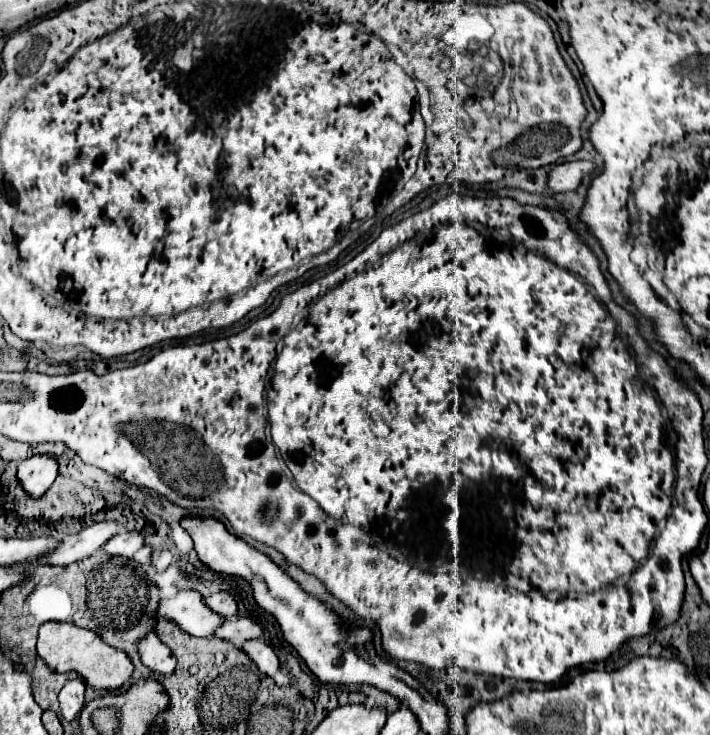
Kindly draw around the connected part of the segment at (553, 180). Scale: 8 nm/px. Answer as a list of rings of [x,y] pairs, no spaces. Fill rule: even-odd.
[[[583,160],[557,164],[557,166],[549,172],[547,188],[549,188],[551,192],[569,192],[569,190],[575,190],[575,188],[581,184],[581,178],[583,178],[585,174],[593,172],[593,170],[595,170],[595,164],[583,162]]]

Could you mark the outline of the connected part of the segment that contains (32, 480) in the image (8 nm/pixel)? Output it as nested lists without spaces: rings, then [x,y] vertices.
[[[33,456],[17,466],[17,480],[31,498],[41,498],[57,478],[53,456]]]

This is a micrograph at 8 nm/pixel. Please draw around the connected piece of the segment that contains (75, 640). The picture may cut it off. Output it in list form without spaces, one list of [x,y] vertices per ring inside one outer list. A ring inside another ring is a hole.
[[[45,622],[39,628],[37,652],[53,672],[77,672],[93,690],[117,690],[129,680],[133,672],[131,658],[123,650],[109,646],[93,630],[85,630],[75,624]]]

